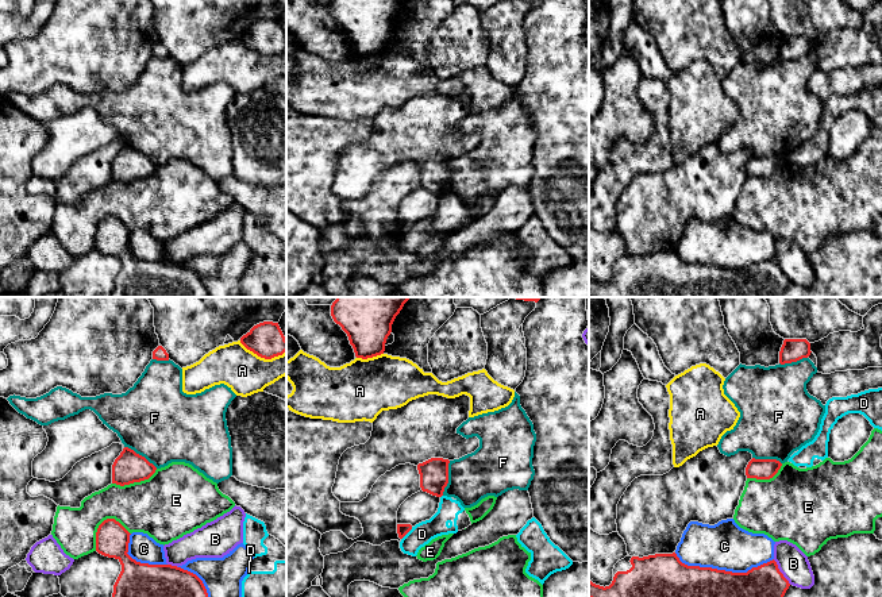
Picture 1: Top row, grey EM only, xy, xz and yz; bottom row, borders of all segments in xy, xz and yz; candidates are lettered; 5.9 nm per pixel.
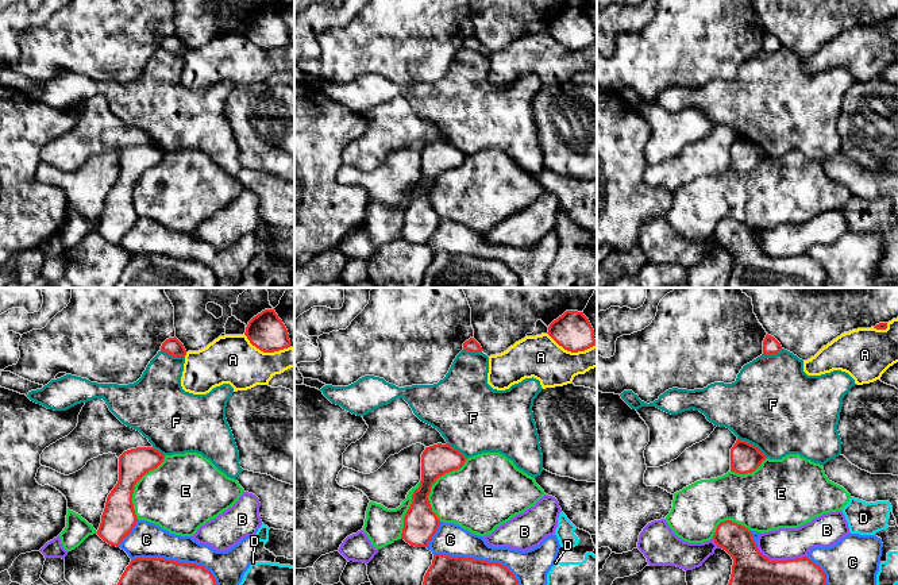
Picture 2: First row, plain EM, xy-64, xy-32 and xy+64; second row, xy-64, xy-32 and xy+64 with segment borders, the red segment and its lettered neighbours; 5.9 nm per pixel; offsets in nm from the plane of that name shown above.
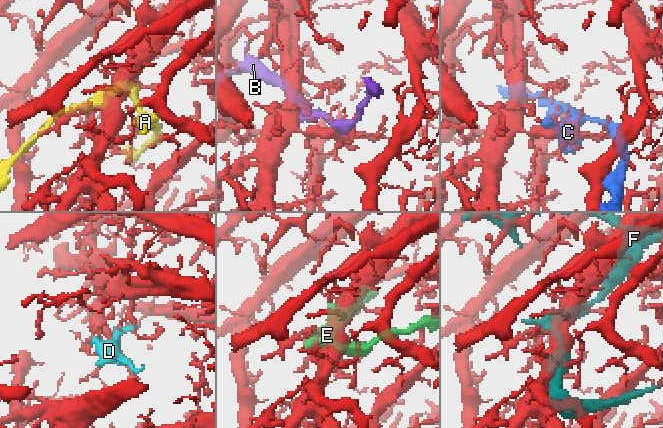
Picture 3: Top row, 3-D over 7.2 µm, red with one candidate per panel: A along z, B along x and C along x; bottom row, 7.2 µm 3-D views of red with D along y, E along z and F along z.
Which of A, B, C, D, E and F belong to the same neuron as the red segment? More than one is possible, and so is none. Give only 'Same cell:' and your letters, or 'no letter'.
Same cell: no letter

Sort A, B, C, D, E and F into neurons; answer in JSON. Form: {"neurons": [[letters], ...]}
{"neurons": [["A"], ["B"], ["C"], ["D"], ["E"], ["F"]]}

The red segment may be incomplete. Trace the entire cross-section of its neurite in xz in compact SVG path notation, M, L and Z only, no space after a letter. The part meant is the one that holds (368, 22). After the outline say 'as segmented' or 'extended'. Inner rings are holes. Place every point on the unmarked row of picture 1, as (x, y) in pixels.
M332 0L331 14L347 31L355 54L384 51L392 22L405 0Z; as segmented

